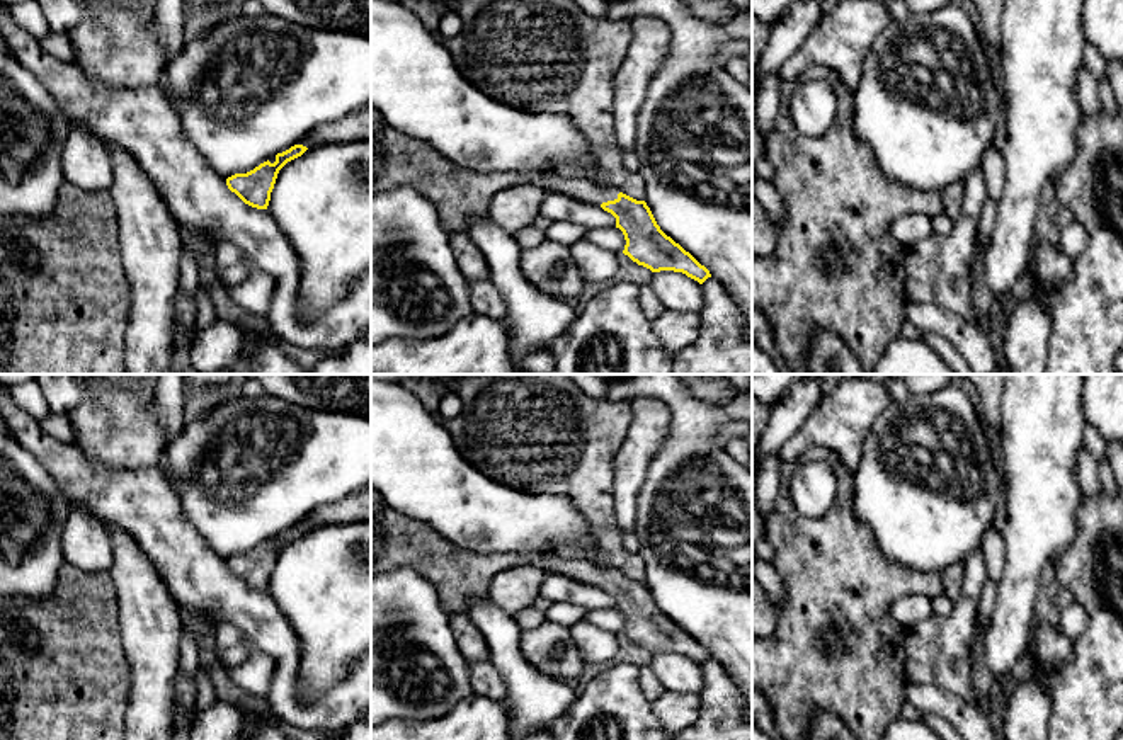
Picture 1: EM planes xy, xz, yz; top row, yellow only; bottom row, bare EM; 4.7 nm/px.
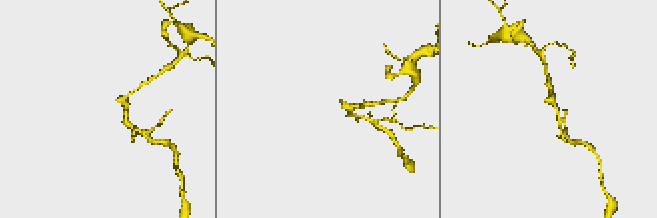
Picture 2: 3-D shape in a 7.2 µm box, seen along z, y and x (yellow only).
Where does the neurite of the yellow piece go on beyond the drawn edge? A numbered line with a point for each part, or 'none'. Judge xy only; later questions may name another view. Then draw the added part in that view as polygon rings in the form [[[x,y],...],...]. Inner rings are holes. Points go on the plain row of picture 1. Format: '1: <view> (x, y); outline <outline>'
none

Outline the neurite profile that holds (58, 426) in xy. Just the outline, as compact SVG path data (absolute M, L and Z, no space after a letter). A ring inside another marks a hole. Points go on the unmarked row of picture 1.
M51 412L46 418L39 420L43 432L61 441L73 442L75 430L66 413Z

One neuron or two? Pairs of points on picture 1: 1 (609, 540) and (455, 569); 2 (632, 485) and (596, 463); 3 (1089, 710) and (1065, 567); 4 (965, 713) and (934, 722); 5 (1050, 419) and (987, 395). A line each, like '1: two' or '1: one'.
1: two
2: two
3: one
4: two
5: two

